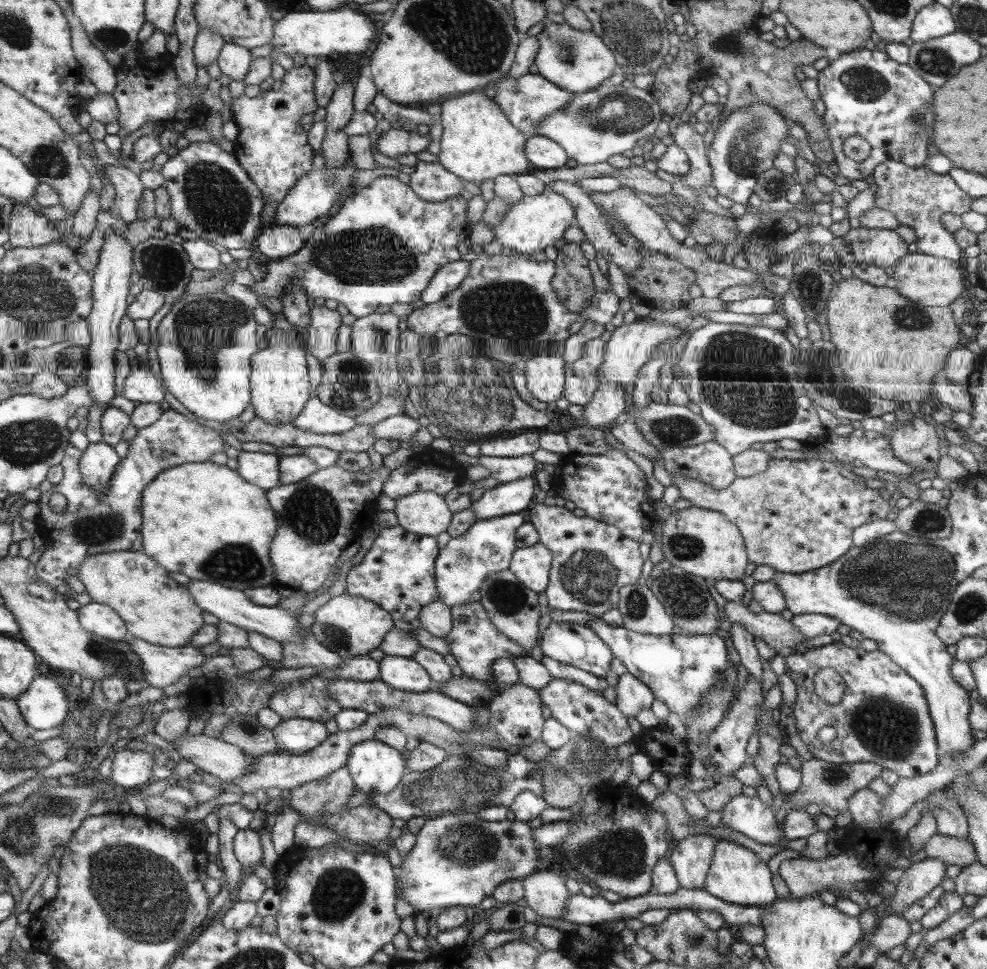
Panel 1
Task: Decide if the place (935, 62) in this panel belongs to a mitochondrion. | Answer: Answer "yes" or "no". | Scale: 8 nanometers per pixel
yes

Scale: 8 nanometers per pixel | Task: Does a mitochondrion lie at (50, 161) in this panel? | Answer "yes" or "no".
yes

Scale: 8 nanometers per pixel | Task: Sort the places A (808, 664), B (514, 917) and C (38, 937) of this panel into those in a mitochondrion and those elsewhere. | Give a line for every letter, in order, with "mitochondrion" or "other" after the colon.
A: other
B: other
C: other

